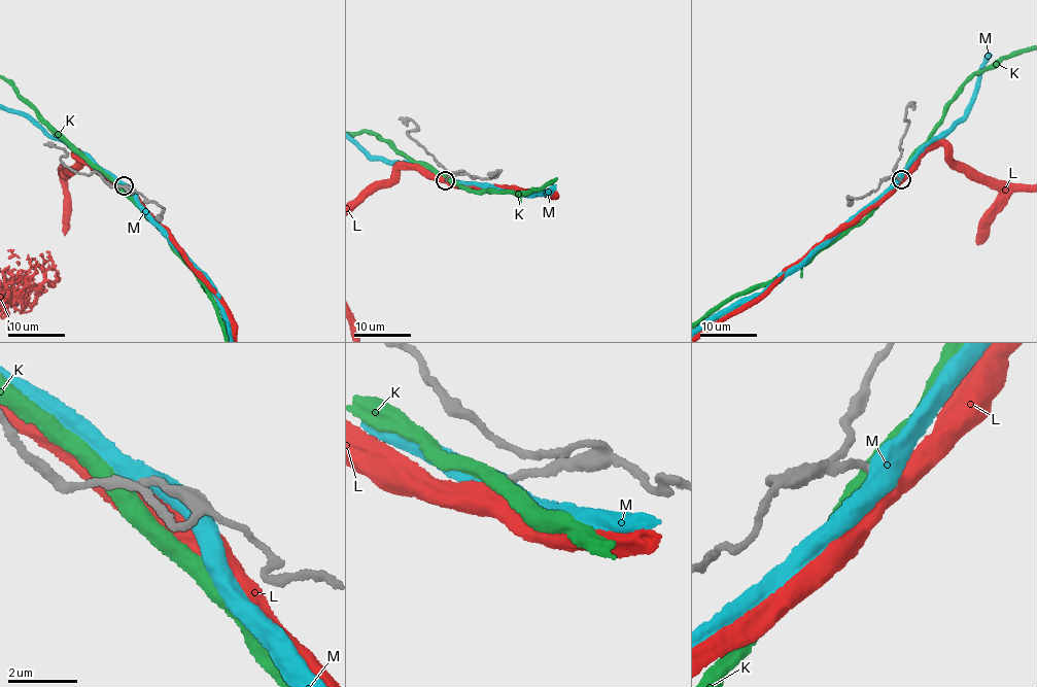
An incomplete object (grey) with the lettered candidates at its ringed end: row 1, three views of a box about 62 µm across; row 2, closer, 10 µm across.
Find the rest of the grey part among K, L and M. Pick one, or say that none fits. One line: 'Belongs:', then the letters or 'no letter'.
Belongs: no letter

